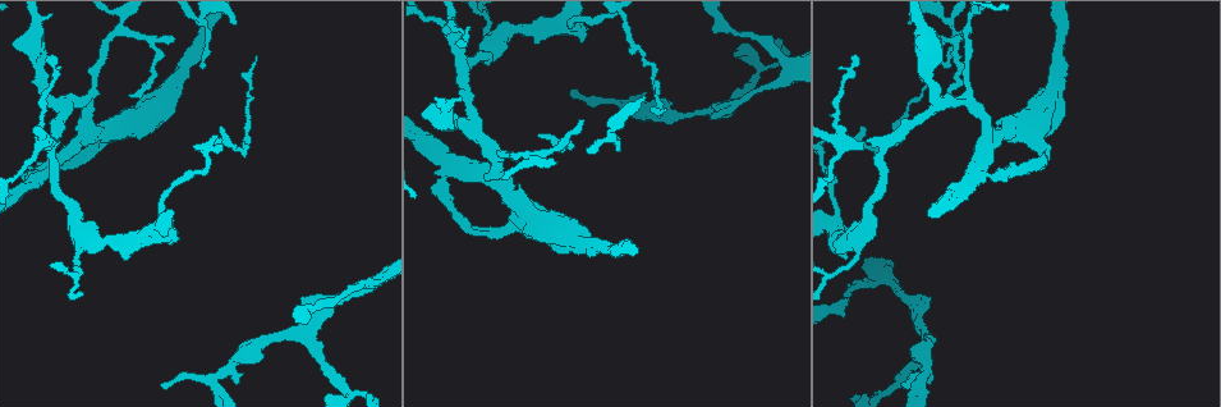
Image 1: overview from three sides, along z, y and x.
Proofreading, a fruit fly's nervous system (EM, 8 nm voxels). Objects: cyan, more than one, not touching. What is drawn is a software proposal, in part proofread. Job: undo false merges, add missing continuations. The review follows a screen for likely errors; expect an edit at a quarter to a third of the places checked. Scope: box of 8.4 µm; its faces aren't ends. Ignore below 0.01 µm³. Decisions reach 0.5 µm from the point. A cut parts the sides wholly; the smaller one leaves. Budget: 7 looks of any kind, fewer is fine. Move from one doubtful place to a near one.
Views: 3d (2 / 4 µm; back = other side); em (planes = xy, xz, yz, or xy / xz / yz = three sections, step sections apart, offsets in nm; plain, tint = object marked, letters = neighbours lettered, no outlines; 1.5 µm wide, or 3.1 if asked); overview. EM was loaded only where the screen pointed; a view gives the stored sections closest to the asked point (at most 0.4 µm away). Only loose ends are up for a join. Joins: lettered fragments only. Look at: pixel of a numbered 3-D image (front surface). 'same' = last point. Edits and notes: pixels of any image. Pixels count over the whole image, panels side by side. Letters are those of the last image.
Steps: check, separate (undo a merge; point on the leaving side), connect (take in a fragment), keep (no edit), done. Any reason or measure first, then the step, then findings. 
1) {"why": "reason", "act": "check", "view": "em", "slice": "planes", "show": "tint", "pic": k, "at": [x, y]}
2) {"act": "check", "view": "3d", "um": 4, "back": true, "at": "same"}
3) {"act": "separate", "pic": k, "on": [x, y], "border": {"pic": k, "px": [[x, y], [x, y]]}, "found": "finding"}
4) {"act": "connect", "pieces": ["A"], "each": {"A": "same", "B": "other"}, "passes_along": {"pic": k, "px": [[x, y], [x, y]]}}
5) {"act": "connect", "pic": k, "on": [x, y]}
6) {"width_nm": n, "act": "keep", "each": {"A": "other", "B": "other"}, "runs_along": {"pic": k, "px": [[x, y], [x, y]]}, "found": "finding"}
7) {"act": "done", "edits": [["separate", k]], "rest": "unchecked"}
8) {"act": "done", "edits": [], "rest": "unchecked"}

{"why": "thin end", "act": "check", "view": "3d", "um": 4, "pic": 1, "at": [172, 36]}

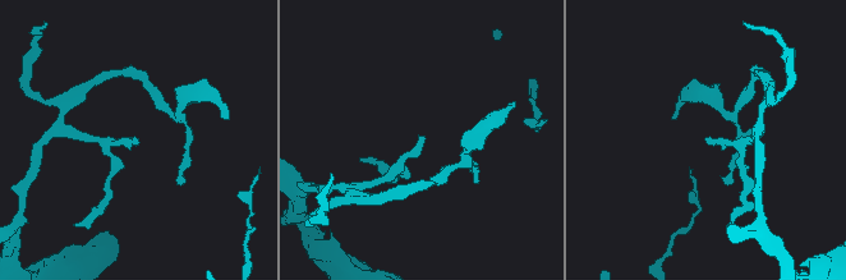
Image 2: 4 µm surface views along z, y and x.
{"why": "need the tissue", "act": "check", "view": "em", "slice": "planes", "show": "letters", "pic": 2, "at": [422, 138]}

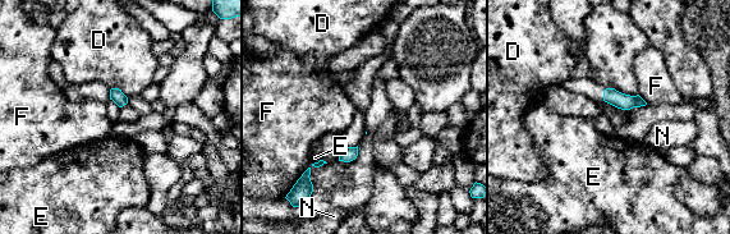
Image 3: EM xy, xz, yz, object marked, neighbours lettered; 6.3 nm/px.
{"longest_contact_nm": ["D", 220], "act": "keep", "each": {"D": "other", "E": "other", "F": "other", "N": "other"}, "found": "none of them fits"}

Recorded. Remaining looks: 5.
{"why": "thin end", "act": "check", "view": "3d", "um": 4, "pic": 1, "at": [461, 41]}

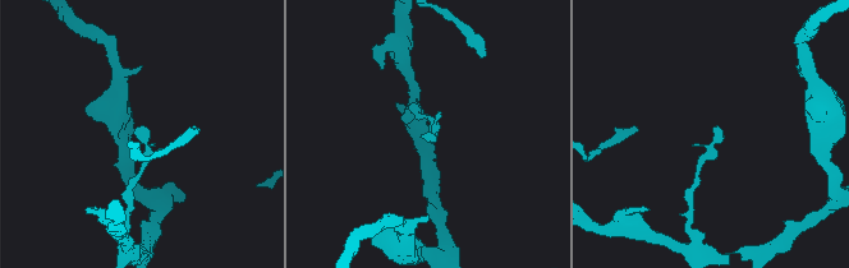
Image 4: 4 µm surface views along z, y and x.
{"why": "shape alone is not enough", "act": "check", "view": "em", "slice": "xy", "step": 4, "show": "tint", "pic": 4, "at": [717, 127]}

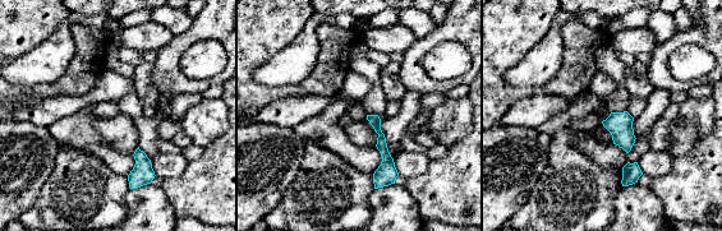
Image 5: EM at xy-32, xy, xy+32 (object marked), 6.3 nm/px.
{"act": "check", "view": "em", "slice": "planes", "show": "letters", "at": "same"}

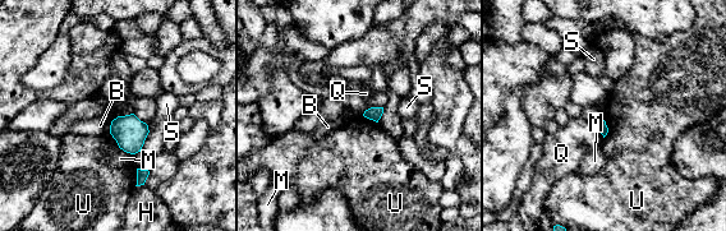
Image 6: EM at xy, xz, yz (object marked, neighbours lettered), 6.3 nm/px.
{"act": "keep", "each": {"B": "other", "H": "other", "M": "other", "Q": "other", "S": "other", "U": "other"}, "border": {"pic": 6, "px": [[382, 106], [371, 106], [366, 110]]}, "found": "none of them fits"}

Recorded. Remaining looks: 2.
{"why": "three-way junction", "act": "check", "view": "3d", "um": 2, "pic": 1, "at": [472, 126]}

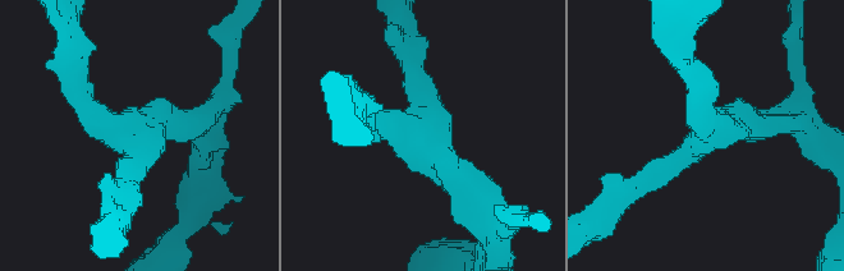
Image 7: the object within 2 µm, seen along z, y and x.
{"arms": 3, "arm_widths_nm": [170, 180, 200], "why": "need the tissue", "act": "check", "view": "em", "slice": "planes", "show": "letters", "pic": 7, "at": [421, 135]}

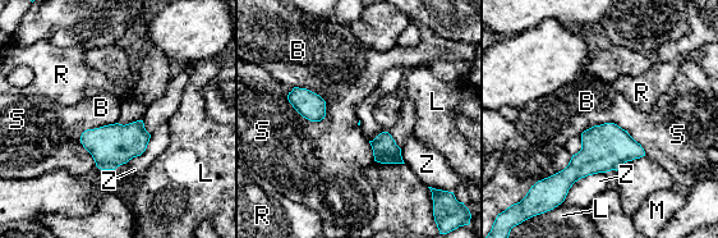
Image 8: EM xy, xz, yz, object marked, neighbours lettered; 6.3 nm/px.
{"longest_contact_nm": ["Z", 340], "act": "keep", "each": {"B": "other", "L": "other", "M": "other", "R": "other", "S": "other", "Z": "other"}, "border": {"pic": 8, "px": [[604, 172], [579, 178], [561, 202]]}, "found": "continuous, no second cell"}

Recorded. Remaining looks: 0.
{"act": "done", "edits": [], "rest": "unchecked"}

